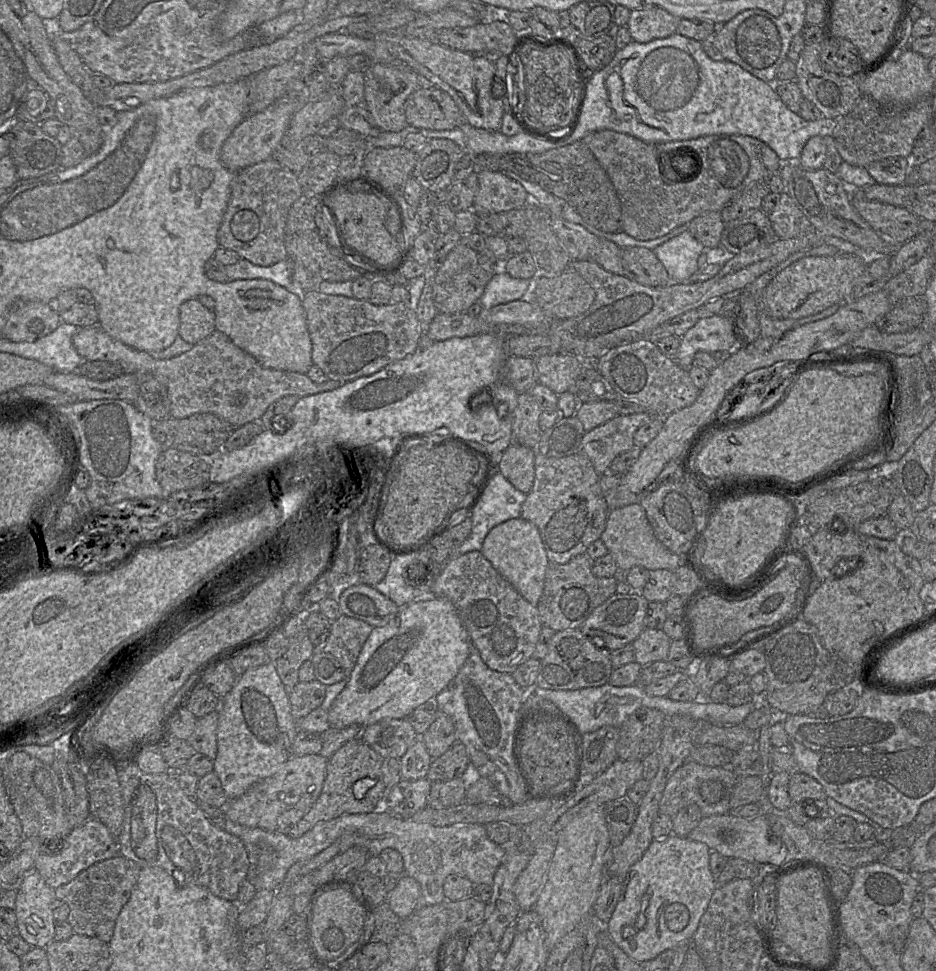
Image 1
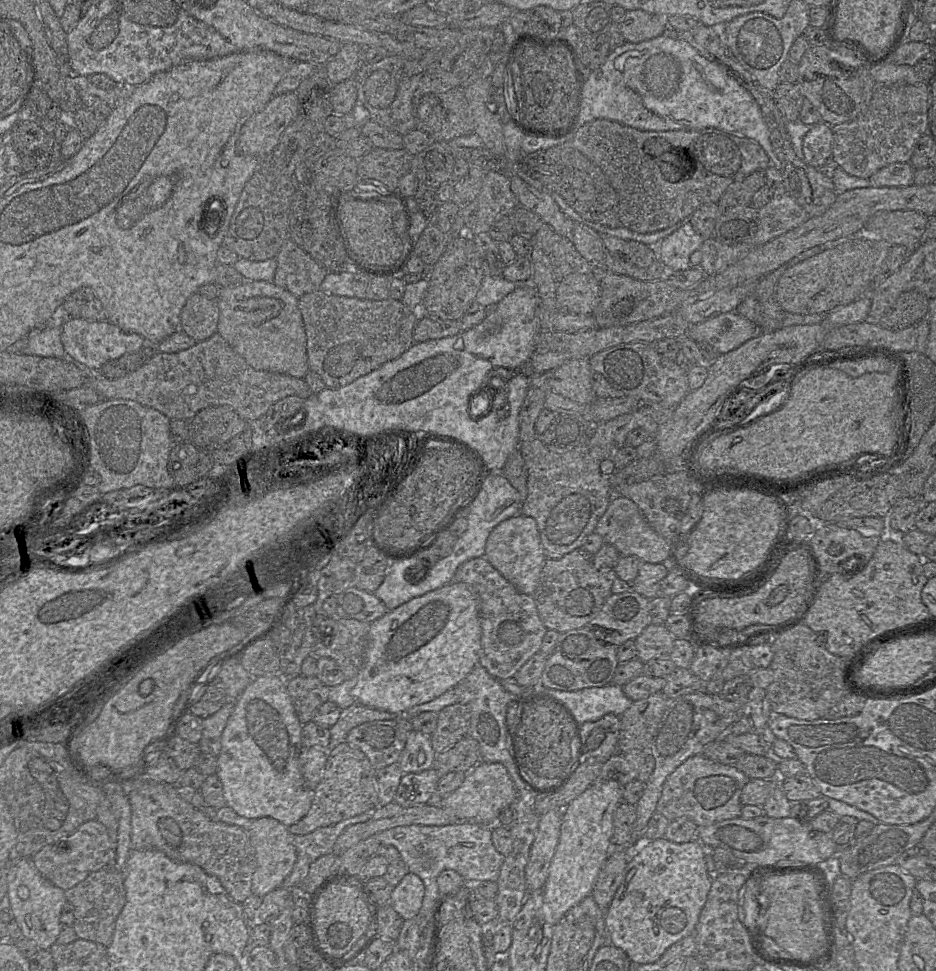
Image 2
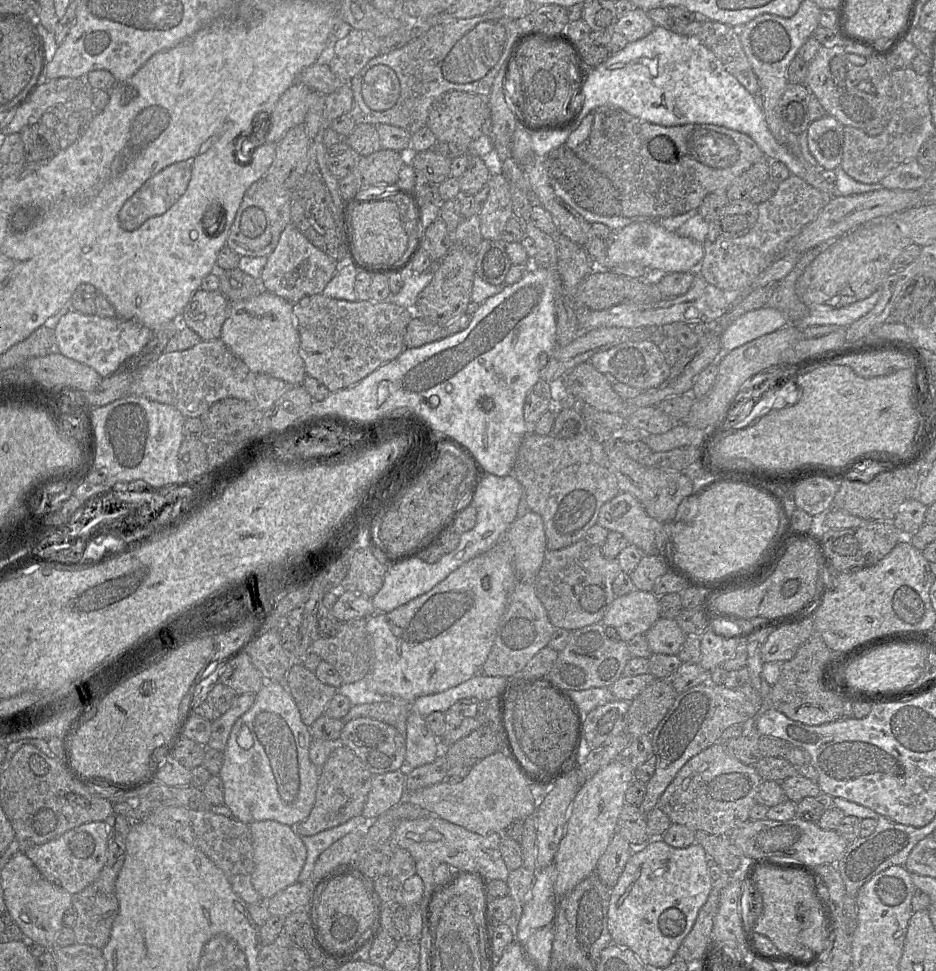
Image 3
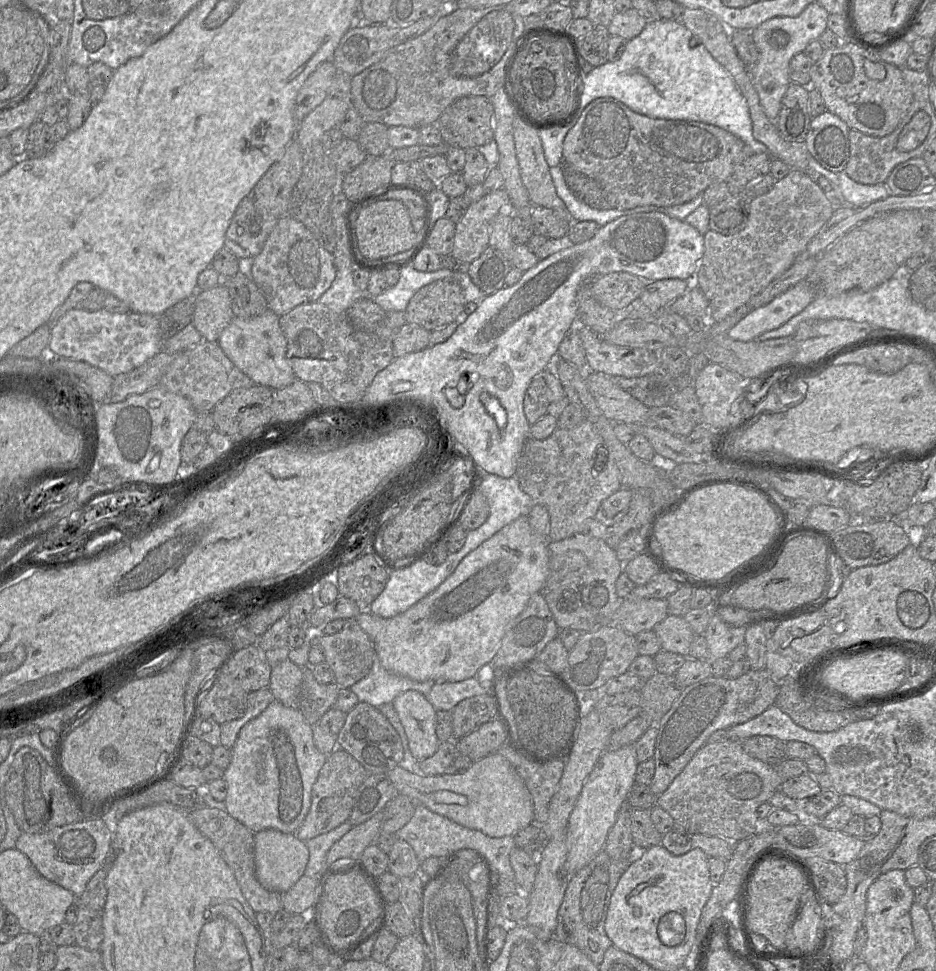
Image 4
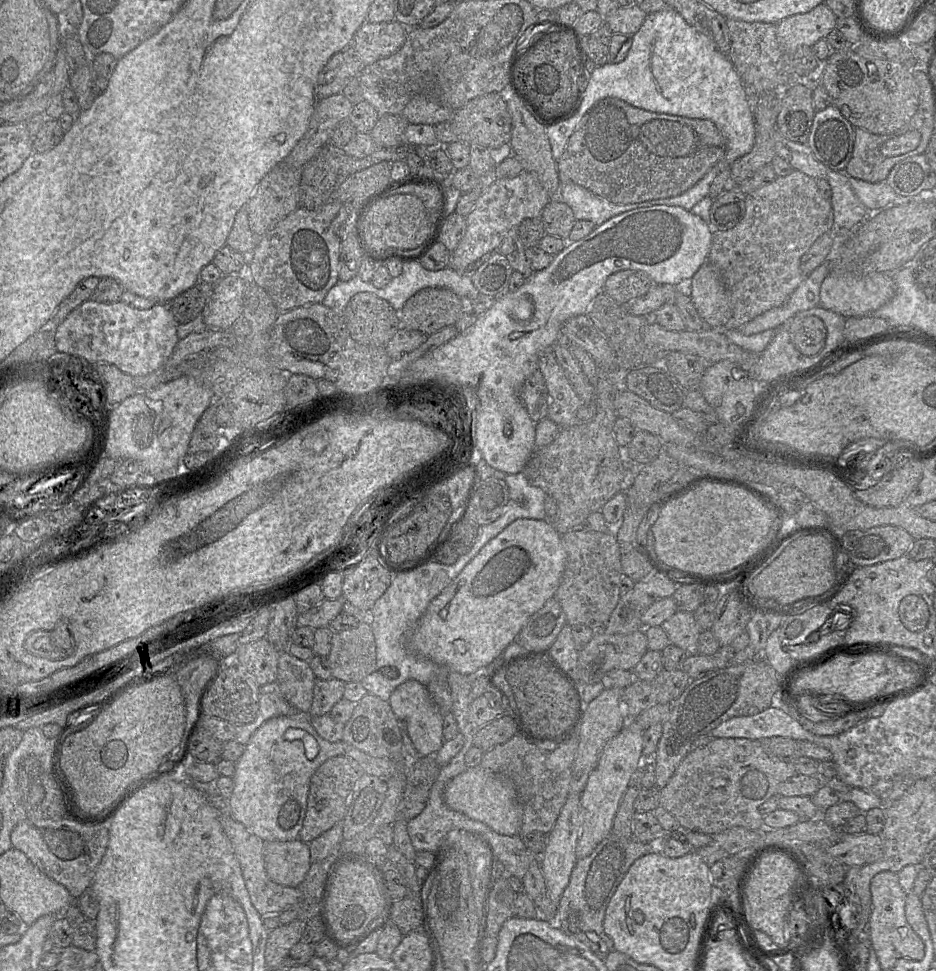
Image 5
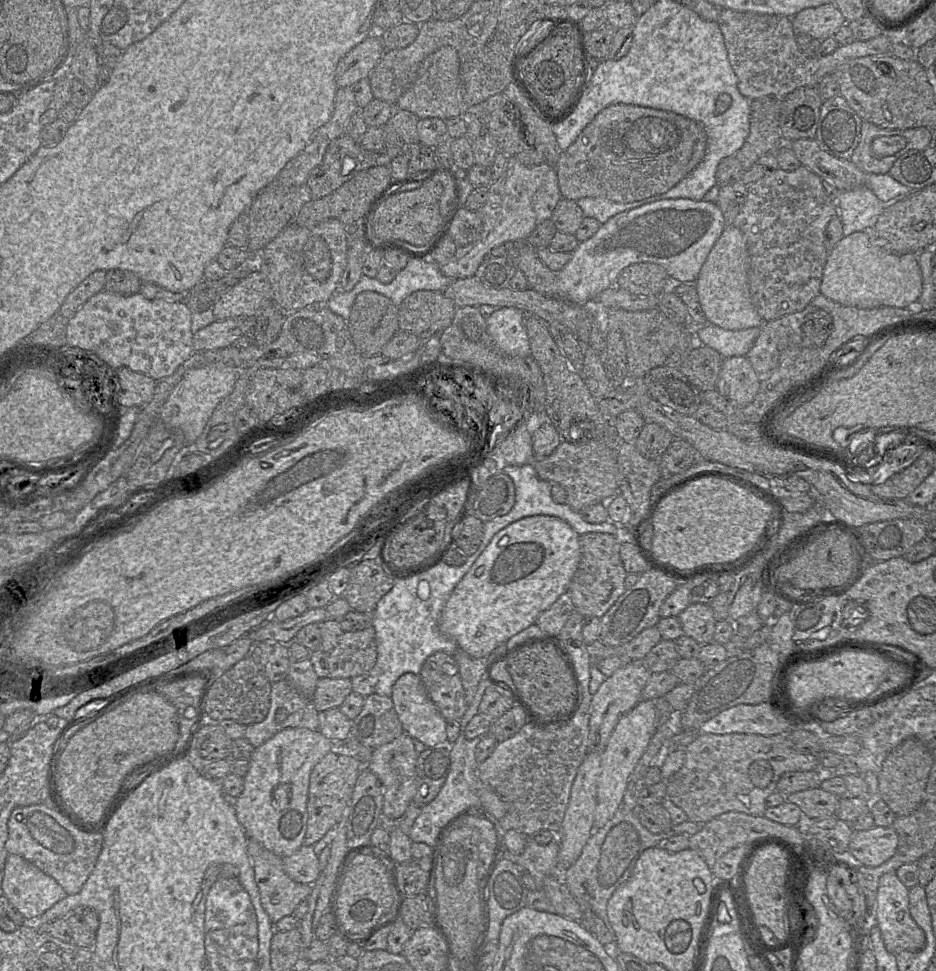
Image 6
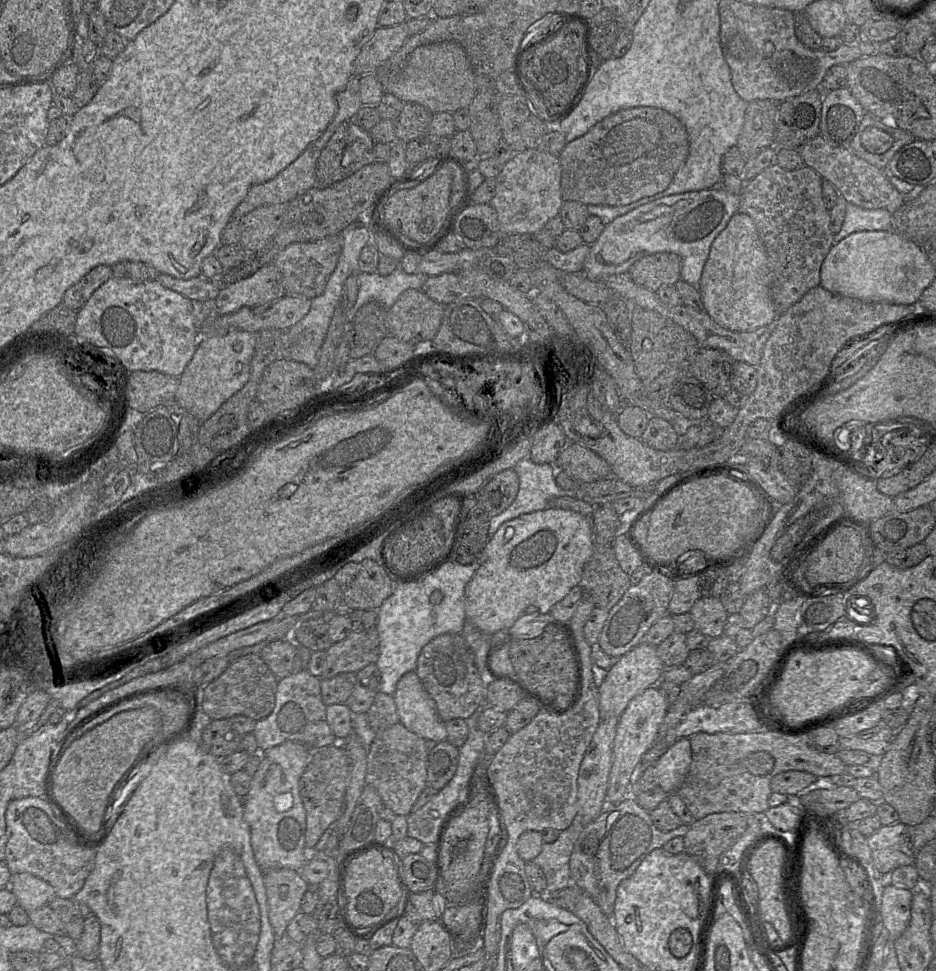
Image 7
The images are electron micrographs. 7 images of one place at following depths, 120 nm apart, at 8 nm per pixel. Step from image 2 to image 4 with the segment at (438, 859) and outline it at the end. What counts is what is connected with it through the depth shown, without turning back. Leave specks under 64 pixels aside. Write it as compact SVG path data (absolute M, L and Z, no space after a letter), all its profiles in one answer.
M417 804L414 814L407 824L395 833L396 838L406 841L414 850L419 862L429 858L445 858L452 861L453 855L463 849L471 849L479 854L479 859L488 863L491 871L499 876L515 880L515 874L510 863L510 853L517 847L512 836L493 838L479 830L462 826L438 813L429 810L423 804Z

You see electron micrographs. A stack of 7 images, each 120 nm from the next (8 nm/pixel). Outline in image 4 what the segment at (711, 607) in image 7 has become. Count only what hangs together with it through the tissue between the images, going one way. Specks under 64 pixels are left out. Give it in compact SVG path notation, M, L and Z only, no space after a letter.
M667 615L652 630L659 638L662 650L689 656L695 633L683 616Z

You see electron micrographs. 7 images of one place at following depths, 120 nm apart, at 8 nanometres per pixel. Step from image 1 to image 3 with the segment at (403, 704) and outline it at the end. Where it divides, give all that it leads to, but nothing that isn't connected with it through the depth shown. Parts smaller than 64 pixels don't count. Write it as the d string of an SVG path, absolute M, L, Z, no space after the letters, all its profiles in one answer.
M501 539L487 552L470 559L451 572L443 581L438 583L427 593L412 599L408 603L401 605L390 612L375 612L373 615L367 617L366 631L371 650L371 671L368 688L389 697L389 699L411 703L417 697L442 692L469 680L478 673L481 673L481 667L486 661L493 646L499 620L506 610L508 595L513 591L518 581L519 579L513 567L513 550L505 540Z

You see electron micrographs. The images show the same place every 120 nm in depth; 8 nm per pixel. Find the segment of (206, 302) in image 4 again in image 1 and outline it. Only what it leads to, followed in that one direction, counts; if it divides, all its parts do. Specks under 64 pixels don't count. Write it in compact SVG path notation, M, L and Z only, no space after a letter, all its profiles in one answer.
M197 298L186 300L180 305L179 319L178 334L192 345L199 343L215 330L214 312Z

